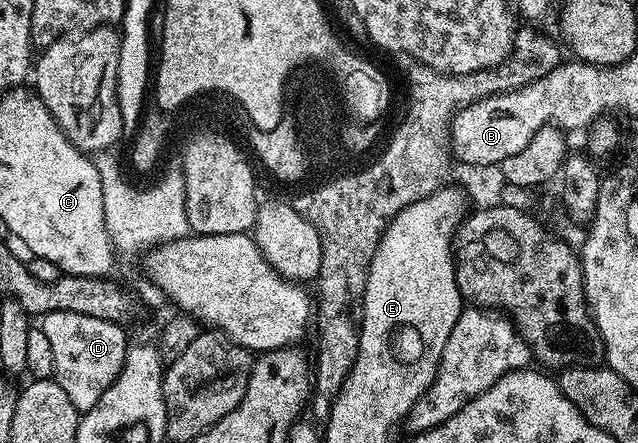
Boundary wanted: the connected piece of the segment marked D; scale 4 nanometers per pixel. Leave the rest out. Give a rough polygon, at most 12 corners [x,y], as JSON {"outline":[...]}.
{"outline":[[53,312],[53,379],[79,413],[122,373],[126,328]]}

